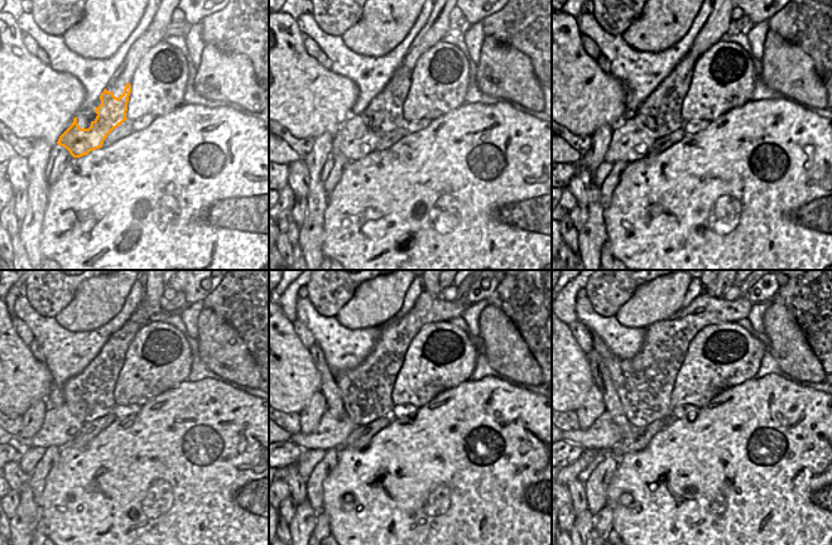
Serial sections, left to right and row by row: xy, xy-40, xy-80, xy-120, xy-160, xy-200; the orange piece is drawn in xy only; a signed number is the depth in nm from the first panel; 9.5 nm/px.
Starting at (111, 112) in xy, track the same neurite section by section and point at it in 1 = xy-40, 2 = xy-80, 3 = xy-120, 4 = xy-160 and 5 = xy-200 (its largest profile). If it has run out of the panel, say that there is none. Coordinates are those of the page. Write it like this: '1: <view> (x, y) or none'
1: xy-40 (354, 141)
2: xy-80 (630, 141)
3: xy-120 (59, 427)
4: xy-160 (330, 432)
5: xy-200 (604, 433)

